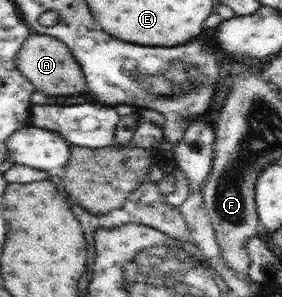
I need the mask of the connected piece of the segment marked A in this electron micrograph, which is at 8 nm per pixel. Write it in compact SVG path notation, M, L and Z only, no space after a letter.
M33 32L25 40L16 56L16 67L29 82L32 82L44 95L79 95L87 88L81 65L69 47L58 38Z

